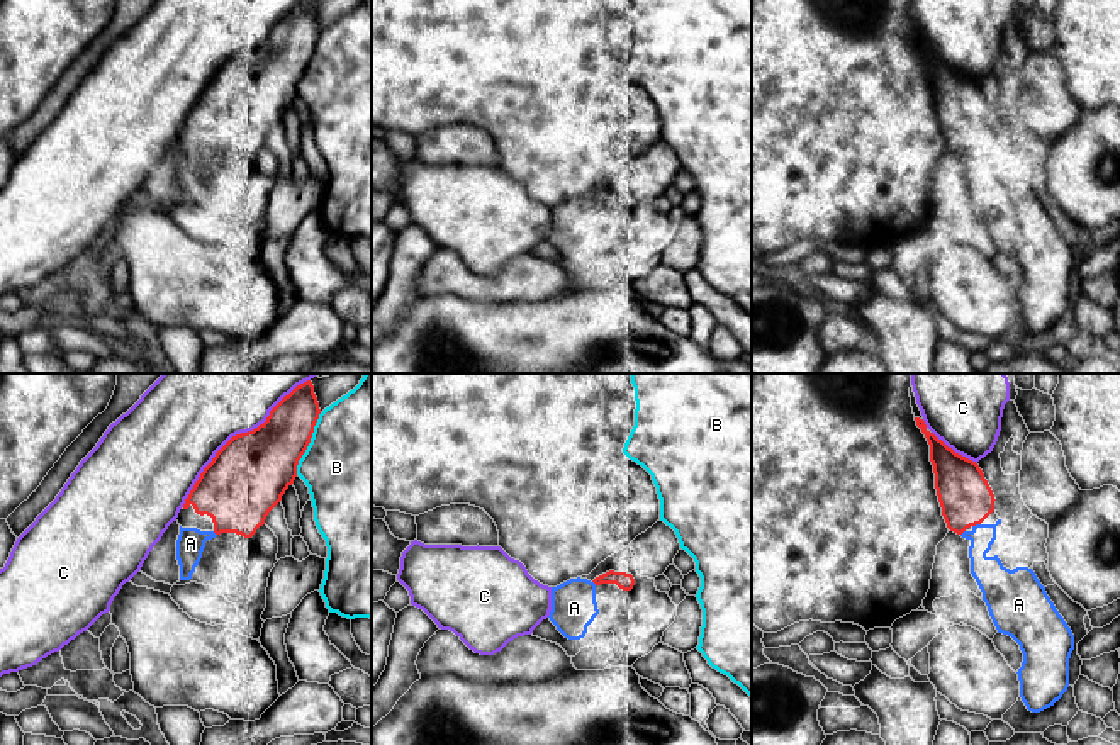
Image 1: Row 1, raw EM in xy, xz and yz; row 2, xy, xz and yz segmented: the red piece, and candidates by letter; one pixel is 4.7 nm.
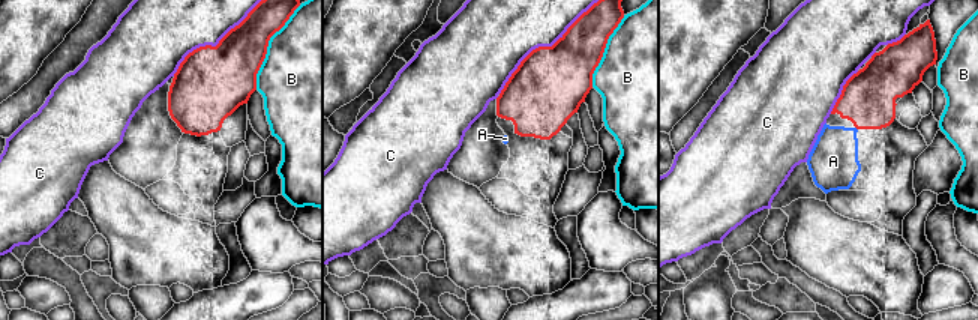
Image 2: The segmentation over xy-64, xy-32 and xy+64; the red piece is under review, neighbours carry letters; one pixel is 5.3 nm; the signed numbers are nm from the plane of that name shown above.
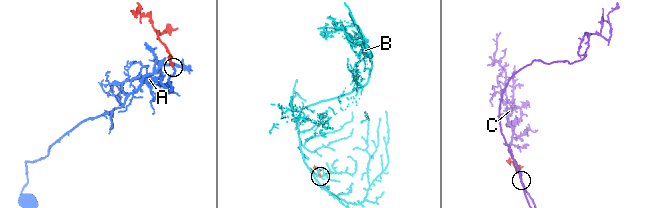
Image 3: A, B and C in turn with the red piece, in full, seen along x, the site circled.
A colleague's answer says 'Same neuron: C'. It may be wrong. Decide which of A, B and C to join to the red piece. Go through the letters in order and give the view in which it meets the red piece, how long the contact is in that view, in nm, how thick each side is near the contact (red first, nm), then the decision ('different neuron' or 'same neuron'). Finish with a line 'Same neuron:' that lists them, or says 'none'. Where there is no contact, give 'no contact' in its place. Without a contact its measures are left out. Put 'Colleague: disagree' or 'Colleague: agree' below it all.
A: yz | 40 nm | 260/150 nm | same neuron
B: xy | 320 nm | 320/500 nm | different neuron
C: xy | 850 nm | 380/500 nm | different neuron
Same neuron: A
Colleague: disagree

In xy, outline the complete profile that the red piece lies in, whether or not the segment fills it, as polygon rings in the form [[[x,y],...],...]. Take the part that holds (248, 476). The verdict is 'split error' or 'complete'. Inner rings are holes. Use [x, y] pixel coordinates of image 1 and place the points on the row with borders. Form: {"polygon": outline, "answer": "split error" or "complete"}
{"polygon": [[[311,380],[297,385],[272,411],[263,424],[253,431],[232,436],[204,468],[183,509],[190,506],[197,514],[210,516],[212,531],[182,528],[176,540],[180,580],[190,580],[202,558],[205,541],[221,533],[236,533],[251,538],[265,524],[268,513],[282,501],[297,477],[297,465],[305,453],[321,409]]], "answer": "split error"}

